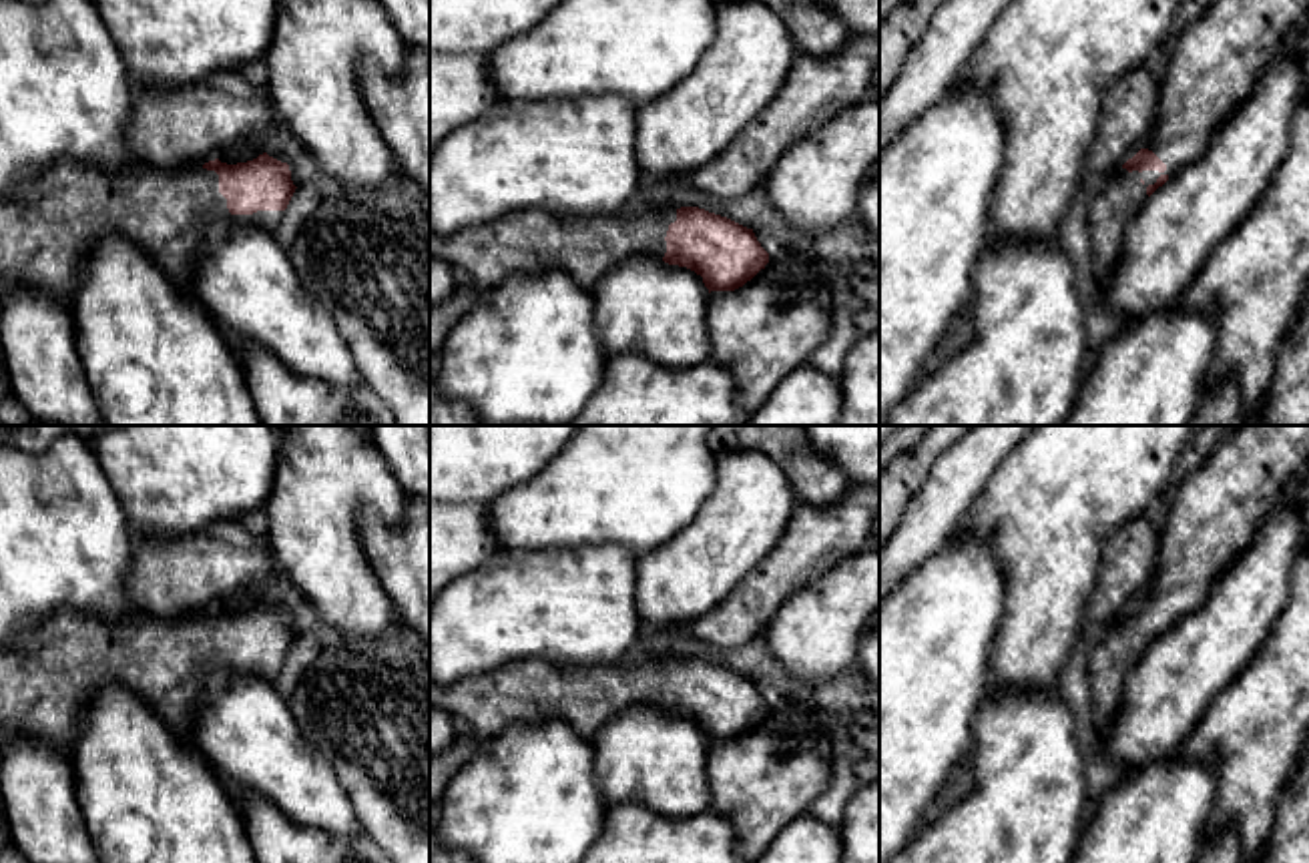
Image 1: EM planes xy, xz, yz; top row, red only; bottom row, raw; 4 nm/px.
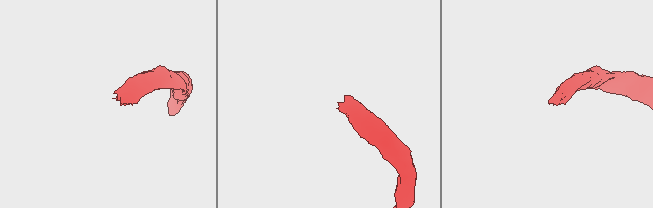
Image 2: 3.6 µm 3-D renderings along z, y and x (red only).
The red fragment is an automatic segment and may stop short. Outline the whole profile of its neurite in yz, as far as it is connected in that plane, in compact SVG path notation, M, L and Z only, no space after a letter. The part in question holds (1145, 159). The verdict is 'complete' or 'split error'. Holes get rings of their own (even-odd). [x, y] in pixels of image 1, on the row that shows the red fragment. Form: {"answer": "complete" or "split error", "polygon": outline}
{"answer": "split error", "polygon": "M1211 0L1207 12L1183 30L1160 80L1152 145L1112 173L1090 207L1090 245L1098 287L1110 281L1124 247L1126 227L1140 215L1148 197L1176 169L1197 161L1209 149L1215 128L1251 92L1267 62L1303 26L1307 14L1309 0Z"}

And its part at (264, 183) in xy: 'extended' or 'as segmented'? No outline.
extended

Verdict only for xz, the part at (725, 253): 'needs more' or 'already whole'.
needs more

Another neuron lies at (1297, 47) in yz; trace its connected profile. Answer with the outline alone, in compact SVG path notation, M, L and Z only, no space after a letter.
M1309 14L1303 26L1281 46L1289 56L1303 62L1303 100L1309 98Z

